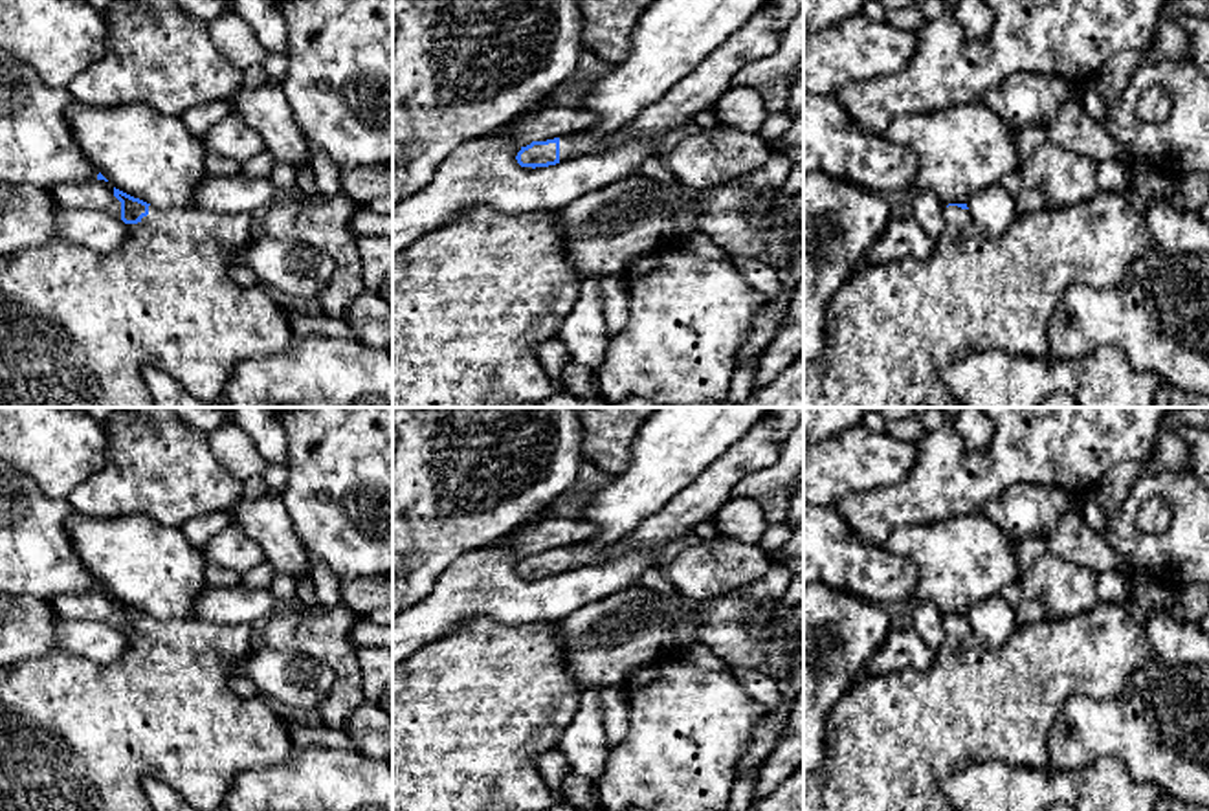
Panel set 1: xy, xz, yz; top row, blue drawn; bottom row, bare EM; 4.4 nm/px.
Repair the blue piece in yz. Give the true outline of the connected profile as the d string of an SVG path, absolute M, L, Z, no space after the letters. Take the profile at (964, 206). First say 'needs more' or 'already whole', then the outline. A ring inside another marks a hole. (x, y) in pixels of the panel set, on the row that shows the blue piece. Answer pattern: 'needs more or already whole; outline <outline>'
needs more; outline M1128 187L1121 193L1097 191L1092 200L1062 209L1018 215L998 239L976 228L967 204L948 204L943 233L925 261L864 264L831 299L824 350L804 367L804 407L959 407L941 383L943 369L987 350L1044 358L1049 350L1049 319L1064 292L1075 283L1115 288L1130 264L1150 251L1156 250L1147 233L1147 217L1132 209Z

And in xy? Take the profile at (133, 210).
needs more; outline M116 187L114 196L121 202L121 220L130 229L125 246L117 251L99 253L62 237L53 237L13 255L0 255L0 407L154 407L141 378L145 367L163 369L196 398L216 400L222 398L224 385L240 361L273 356L294 341L284 305L272 297L270 288L261 283L240 286L229 275L233 266L229 251L251 240L251 217L248 213L216 215L202 207L158 209Z

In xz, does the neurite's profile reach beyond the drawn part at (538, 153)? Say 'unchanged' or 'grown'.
grown

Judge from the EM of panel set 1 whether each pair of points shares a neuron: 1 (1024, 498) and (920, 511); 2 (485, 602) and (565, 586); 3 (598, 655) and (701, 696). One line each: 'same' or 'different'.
1: different
2: same
3: different

